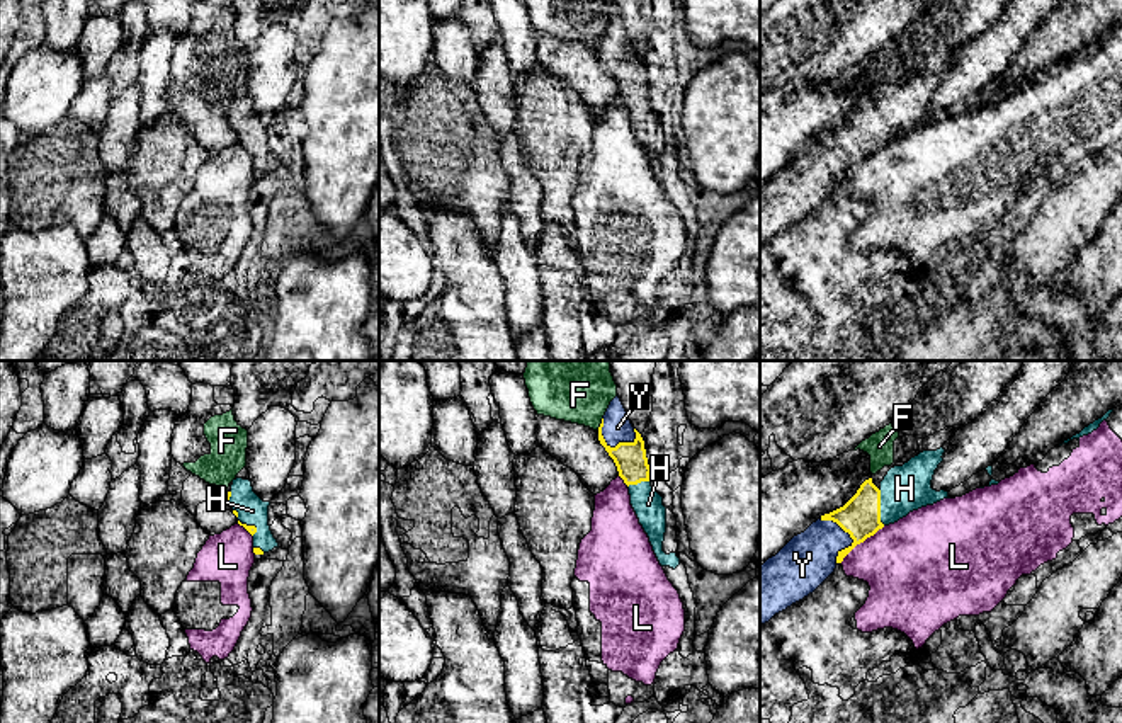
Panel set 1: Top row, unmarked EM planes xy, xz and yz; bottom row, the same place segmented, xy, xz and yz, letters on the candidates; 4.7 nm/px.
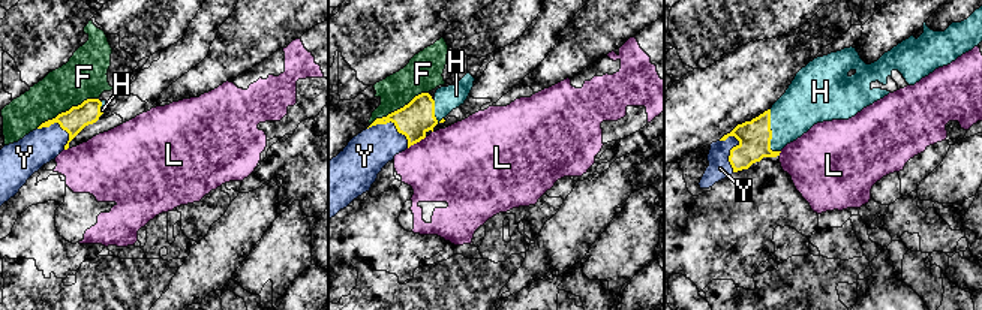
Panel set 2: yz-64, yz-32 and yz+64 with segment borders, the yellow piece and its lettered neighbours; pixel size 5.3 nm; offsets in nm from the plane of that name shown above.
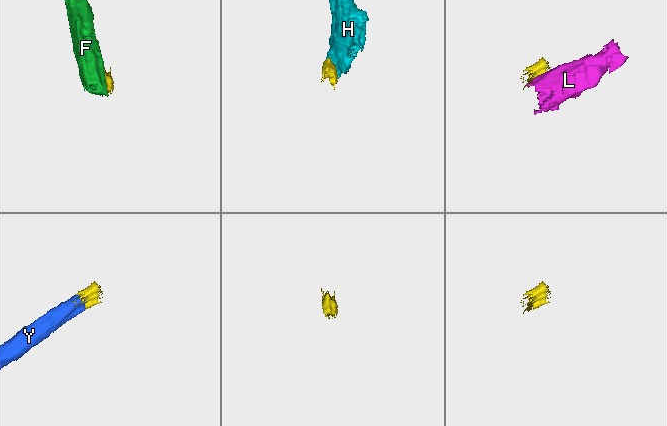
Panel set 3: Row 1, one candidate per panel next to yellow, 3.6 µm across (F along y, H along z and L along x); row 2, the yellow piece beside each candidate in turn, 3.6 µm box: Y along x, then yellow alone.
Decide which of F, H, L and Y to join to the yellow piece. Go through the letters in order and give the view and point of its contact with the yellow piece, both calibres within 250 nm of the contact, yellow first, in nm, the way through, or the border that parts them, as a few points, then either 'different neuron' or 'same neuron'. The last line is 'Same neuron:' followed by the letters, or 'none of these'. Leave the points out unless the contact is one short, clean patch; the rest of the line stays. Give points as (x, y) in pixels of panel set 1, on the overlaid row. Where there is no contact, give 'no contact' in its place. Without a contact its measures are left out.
F: contact xz (600, 424); calibres 150 and 380 nm; border xz (602, 417), (597, 429); different neuron
H: contact yz (879, 507); calibres 190 and 220 nm; way yz (861, 516), (879, 507), (889, 504), (905, 489); same neuron
L: contact yz (862, 541); calibres 190 and 420 nm; border yz (884, 526), (861, 541), (840, 562); different neuron
Y: contact xz (609, 446); calibres 150 and 140 nm; way xz (631, 461), (609, 446), (616, 439), (617, 427); same neuron
Same neuron: H, Y

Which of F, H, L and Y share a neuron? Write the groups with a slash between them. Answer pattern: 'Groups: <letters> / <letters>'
Groups: F / H Y / L

